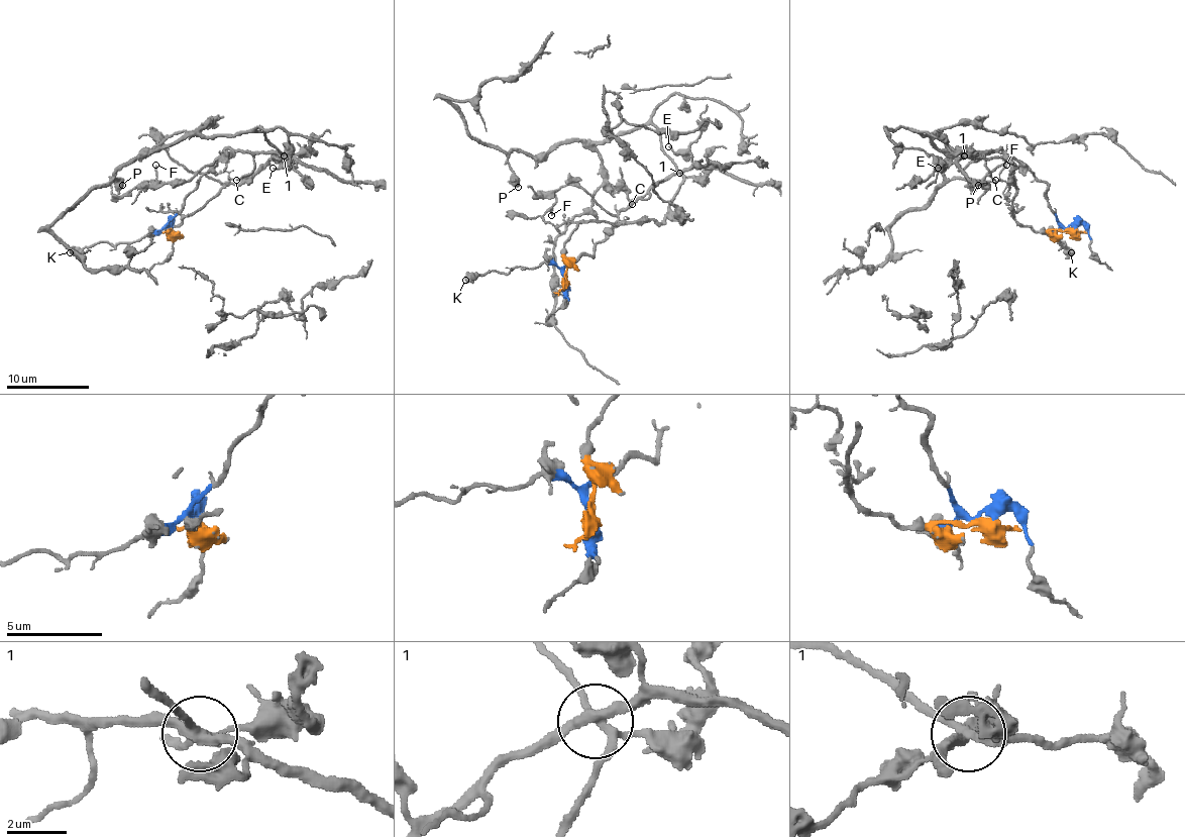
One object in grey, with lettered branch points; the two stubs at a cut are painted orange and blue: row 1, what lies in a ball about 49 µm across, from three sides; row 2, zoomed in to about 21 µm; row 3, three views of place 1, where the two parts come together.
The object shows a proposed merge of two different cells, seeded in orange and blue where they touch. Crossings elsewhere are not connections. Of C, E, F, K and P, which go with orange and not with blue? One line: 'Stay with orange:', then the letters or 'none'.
Stay with orange: P

